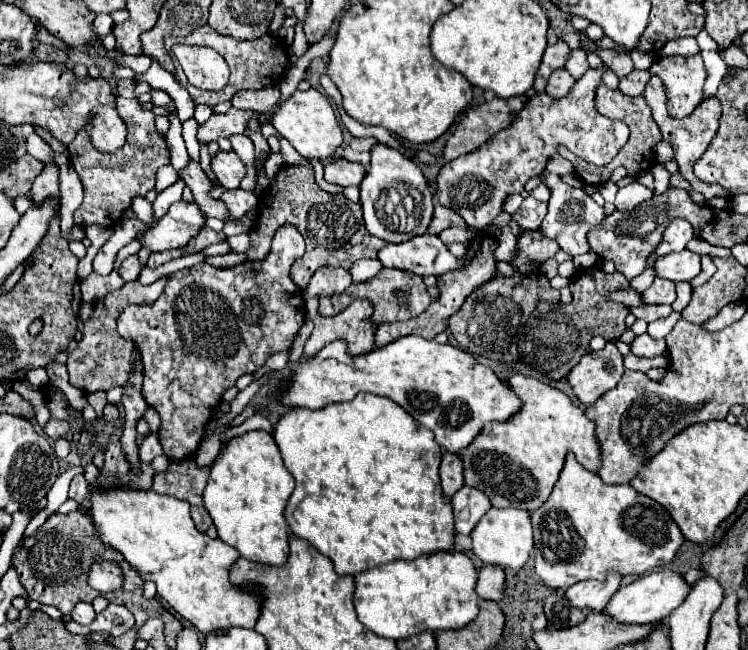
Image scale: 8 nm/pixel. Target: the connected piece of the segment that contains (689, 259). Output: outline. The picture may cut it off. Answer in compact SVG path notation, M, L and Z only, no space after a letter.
M680 250L666 254L654 262L656 278L666 278L672 282L690 282L700 272L700 256L690 250Z

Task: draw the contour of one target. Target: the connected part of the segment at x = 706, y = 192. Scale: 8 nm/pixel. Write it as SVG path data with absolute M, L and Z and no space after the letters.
M654 76L650 78L650 82L646 84L646 90L644 90L642 96L644 96L644 100L648 102L648 106L650 106L650 110L652 110L652 118L654 118L654 122L658 124L658 128L660 128L660 132L662 132L662 138L674 148L674 160L678 162L680 174L690 182L690 186L692 186L696 192L700 192L702 196L706 196L706 200L710 200L710 198L714 198L714 196L726 198L728 192L724 192L724 188L720 188L720 184L700 182L700 180L694 176L694 172L692 172L694 164L700 160L700 156L704 154L704 150L708 148L710 140L714 138L714 134L716 134L718 130L721 116L719 100L717 98L706 98L706 100L704 100L704 106L698 106L698 110L694 110L692 116L678 120L678 118L672 118L672 116L668 114L668 110L666 110L666 94L664 94L664 86L662 86L662 82L660 82L658 78L654 78Z

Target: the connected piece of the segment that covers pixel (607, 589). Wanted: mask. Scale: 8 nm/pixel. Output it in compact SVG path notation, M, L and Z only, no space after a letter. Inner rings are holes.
M608 572L604 582L598 580L584 580L566 590L566 598L576 606L576 608L592 608L596 612L602 610L604 602L612 598L612 594L620 588L622 574L620 572Z

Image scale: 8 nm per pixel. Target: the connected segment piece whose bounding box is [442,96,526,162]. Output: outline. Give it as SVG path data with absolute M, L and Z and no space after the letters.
M512 96L508 100L494 98L490 102L468 108L460 118L454 134L446 140L442 156L444 162L452 162L462 154L474 152L480 144L492 138L492 134L496 134L500 128L506 128L512 122L510 112L518 114L524 102L524 96Z

